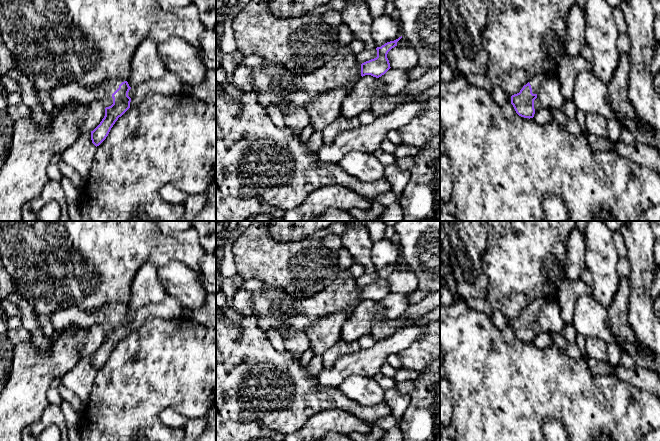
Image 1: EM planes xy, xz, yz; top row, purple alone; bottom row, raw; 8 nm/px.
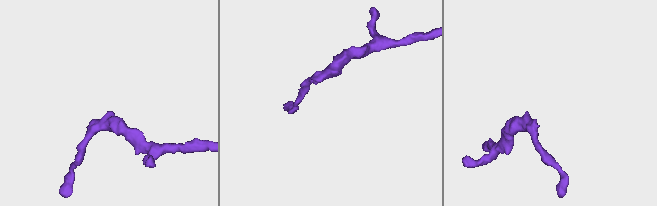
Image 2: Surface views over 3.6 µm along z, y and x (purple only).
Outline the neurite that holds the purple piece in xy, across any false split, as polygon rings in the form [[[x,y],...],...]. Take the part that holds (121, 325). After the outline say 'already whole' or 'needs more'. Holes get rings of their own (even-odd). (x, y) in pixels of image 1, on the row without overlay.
[[[111,304],[96,312],[85,312],[76,307],[57,310],[49,315],[49,324],[55,331],[75,325],[90,328],[98,324],[105,328],[105,340],[100,348],[91,355],[92,367],[97,371],[108,360],[111,352],[129,332],[131,322],[128,316],[131,313],[127,305]]] | needs more

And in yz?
[[[556,294],[540,297],[524,309],[519,317],[511,320],[511,328],[519,340],[529,343],[534,341],[534,324],[548,300],[558,300],[558,298]]] | needs more

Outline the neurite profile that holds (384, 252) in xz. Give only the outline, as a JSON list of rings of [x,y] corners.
[[[384,238],[373,243],[371,261],[375,266],[376,272],[401,260],[401,249],[391,239]]]

